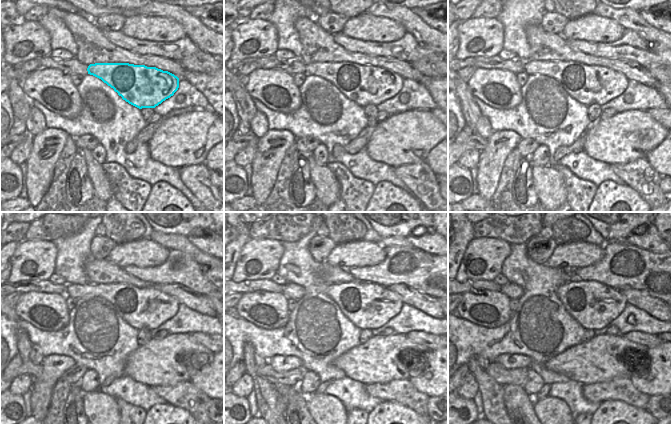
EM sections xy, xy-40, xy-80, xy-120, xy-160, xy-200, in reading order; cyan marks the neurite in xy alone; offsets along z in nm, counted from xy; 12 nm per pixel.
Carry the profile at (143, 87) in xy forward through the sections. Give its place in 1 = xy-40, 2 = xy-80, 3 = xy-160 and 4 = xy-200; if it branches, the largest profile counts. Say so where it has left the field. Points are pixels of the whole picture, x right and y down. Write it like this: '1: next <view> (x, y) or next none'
1: next xy-40 (364, 84)
2: next xy-80 (588, 84)
3: next xy-160 (367, 305)
4: next xy-200 (594, 305)

